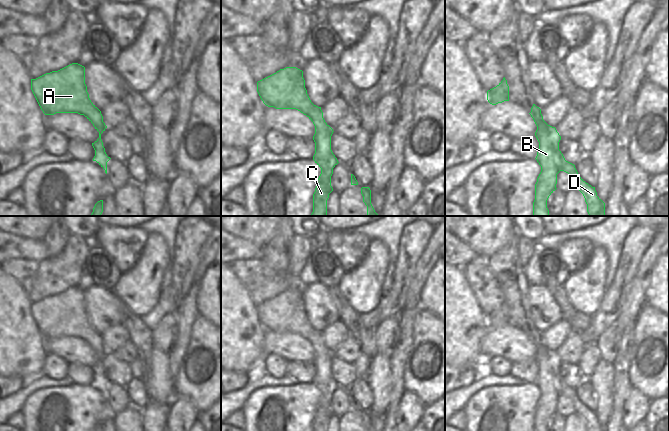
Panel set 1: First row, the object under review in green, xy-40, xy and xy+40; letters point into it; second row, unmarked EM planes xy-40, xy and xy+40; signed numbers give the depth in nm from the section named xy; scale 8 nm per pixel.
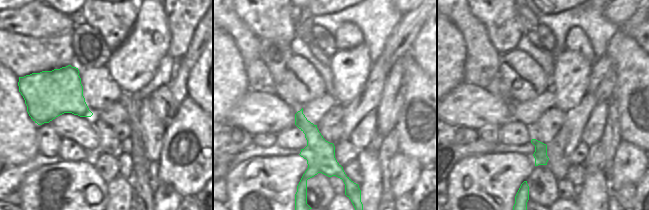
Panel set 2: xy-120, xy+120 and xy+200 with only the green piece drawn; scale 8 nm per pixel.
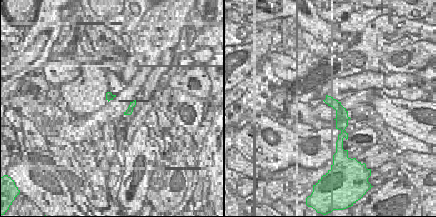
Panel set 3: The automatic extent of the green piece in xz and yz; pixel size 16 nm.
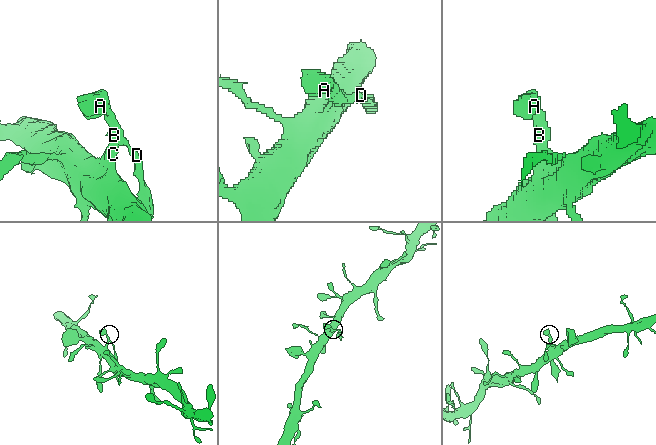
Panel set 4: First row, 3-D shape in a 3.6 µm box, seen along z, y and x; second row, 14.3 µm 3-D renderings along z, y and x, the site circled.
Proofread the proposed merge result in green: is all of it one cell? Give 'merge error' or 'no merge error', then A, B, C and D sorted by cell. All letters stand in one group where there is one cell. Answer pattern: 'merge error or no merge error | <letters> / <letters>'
no merge error | A B C D

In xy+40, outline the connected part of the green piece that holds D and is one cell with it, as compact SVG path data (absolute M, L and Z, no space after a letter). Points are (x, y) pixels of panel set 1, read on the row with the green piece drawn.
M533 104L529 113L537 130L535 136L539 142L536 160L541 166L541 172L535 184L535 200L533 216L549 216L547 200L557 189L557 174L560 171L568 173L584 196L589 216L605 216L605 203L597 196L595 187L586 183L578 174L575 165L566 161L559 150L561 136L555 127L548 125L541 114L541 109Z

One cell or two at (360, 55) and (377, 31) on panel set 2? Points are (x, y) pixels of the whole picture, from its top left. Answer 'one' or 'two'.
two

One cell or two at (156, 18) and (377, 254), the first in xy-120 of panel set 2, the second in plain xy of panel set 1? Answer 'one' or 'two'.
one

